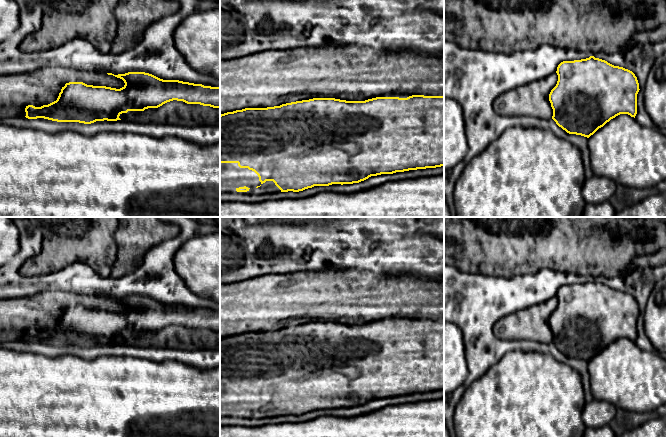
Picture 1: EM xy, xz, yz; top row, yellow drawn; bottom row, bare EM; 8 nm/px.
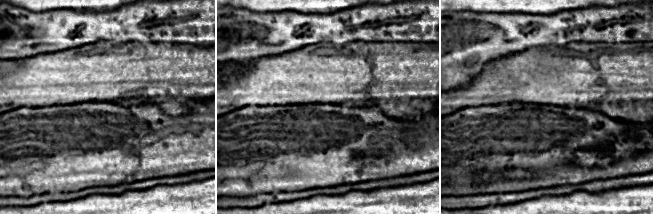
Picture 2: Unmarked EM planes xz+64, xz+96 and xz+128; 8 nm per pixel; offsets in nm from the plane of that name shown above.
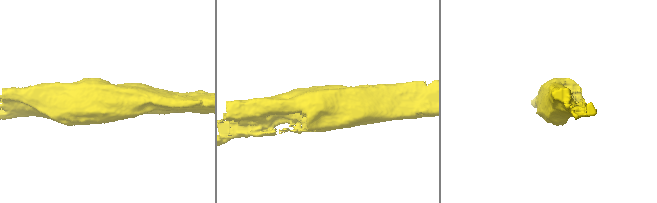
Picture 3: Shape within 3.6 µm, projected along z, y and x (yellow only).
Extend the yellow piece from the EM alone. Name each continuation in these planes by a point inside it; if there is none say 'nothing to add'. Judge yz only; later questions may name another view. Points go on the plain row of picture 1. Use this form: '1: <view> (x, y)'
nothing to add

